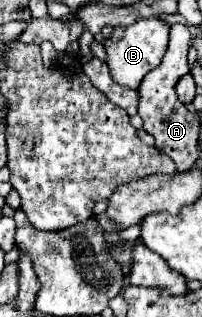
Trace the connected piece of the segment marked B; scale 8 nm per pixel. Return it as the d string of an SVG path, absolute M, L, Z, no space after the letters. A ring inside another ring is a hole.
M139 19L131 27L115 27L111 37L103 41L107 53L107 65L113 81L123 87L137 89L143 77L161 63L167 51L167 43L169 43L169 27L161 19Z

